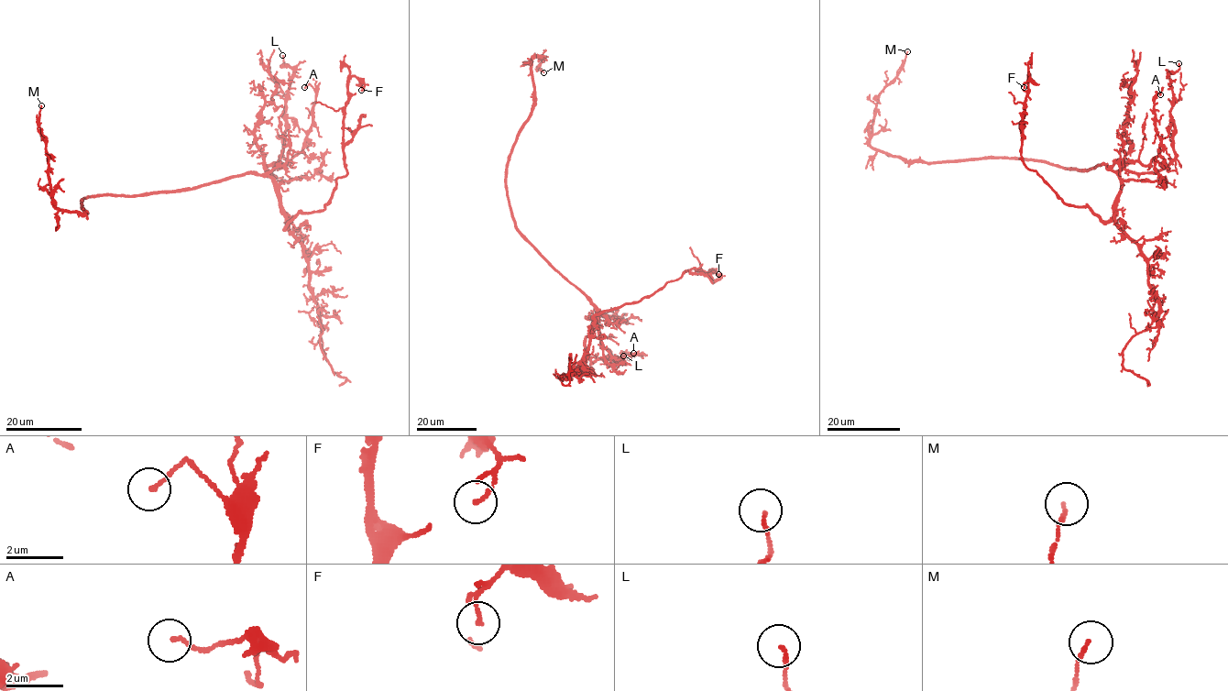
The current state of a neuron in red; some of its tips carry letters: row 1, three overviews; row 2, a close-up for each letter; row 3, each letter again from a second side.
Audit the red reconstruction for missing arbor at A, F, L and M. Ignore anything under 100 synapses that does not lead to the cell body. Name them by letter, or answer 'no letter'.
no letter

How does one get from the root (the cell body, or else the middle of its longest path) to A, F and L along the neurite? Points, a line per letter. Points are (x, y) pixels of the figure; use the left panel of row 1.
A: (189, 188), (243, 174), (270, 177), (267, 168), (287, 164), (303, 148), (312, 123), (316, 92), (304, 87)
F: (189, 188), (264, 173), (285, 227), (323, 211), (347, 172), (347, 81), (361, 90)
L: (189, 188), (243, 174), (272, 175), (268, 173), (283, 150), (285, 104), (293, 71), (284, 65), (282, 55)

